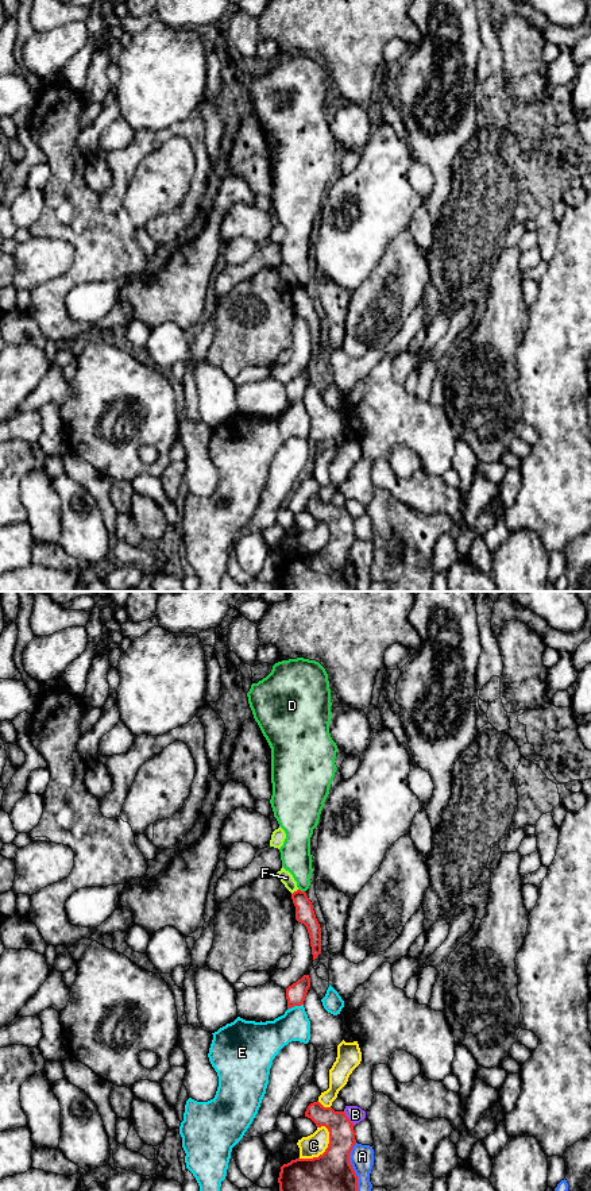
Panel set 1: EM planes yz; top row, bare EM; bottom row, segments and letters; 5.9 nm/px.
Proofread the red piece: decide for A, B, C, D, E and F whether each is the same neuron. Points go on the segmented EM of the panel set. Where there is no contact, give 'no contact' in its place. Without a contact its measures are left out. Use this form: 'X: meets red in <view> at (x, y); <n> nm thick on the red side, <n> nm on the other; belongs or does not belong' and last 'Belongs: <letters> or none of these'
A: meets red in yz at (351, 1167); 240 nm thick on the red side, 140 nm on the other; does not belong
B: meets red in yz at (347, 1118); 160 nm thick on the red side, 100 nm on the other; does not belong
C: meets red in yz at (325, 1151); 240 nm thick on the red side, 140 nm on the other; does not belong
D: meets red in yz at (300, 890); 110 nm thick on the red side, 180 nm on the other; does not belong
E: meets red in yz at (294, 1005); 120 nm thick on the red side, 200 nm on the other; does not belong
F: meets red in yz at (294, 891); 110 nm thick on the red side, 80 nm on the other; does not belong
Belongs: none of these

